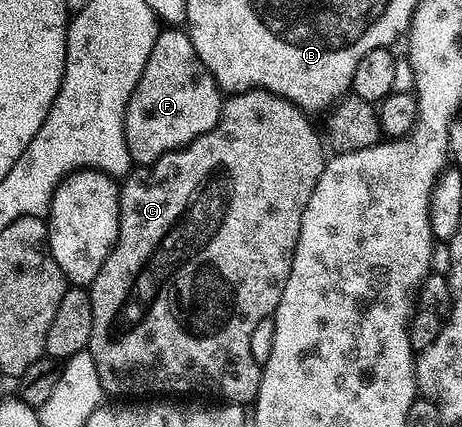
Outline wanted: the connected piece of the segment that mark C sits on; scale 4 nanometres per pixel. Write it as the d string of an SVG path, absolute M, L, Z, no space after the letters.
M251 88L251 90L249 90L249 92L238 92L238 93L235 93L235 94L232 94L232 95L229 95L229 96L228 96L228 97L227 97L227 99L225 99L225 100L224 100L224 101L223 101L223 103L221 103L221 105L220 105L220 117L219 117L219 118L218 118L218 122L217 122L217 123L216 123L216 125L214 125L214 127L213 127L213 128L211 128L211 129L210 129L210 131L209 131L209 132L207 132L207 133L206 133L206 134L202 134L202 135L201 135L201 136L199 136L199 137L198 137L198 138L194 138L194 139L193 139L193 140L191 140L191 141L190 141L190 143L188 143L188 145L187 145L187 146L185 146L185 147L184 147L184 148L179 148L179 149L178 149L178 150L174 150L174 151L173 151L173 152L167 152L167 153L166 153L166 155L164 155L164 156L163 156L163 157L162 157L162 158L158 158L158 159L157 159L157 160L155 160L155 161L154 161L154 162L153 162L153 163L152 163L152 164L149 164L149 165L147 165L147 166L140 166L140 167L137 167L137 168L136 168L136 169L135 169L135 170L132 170L132 171L129 171L129 173L128 173L128 175L127 175L127 176L125 176L125 177L123 177L123 180L122 180L122 183L121 183L121 184L120 184L120 229L119 229L119 230L118 230L118 238L117 238L117 239L116 239L116 245L114 245L114 247L113 247L113 248L112 248L112 249L111 249L111 250L110 250L110 254L109 254L109 255L108 255L108 257L107 257L107 258L106 258L106 262L102 262L102 270L98 270L98 278L94 278L94 282L93 282L93 283L92 283L92 284L91 284L91 285L90 285L90 295L91 295L91 298L92 298L92 309L93 309L93 310L94 310L94 326L90 326L90 342L89 342L89 343L88 343L88 346L87 346L87 349L86 349L86 350L87 350L87 351L88 351L88 352L89 352L89 353L90 353L90 355L92 355L92 357L93 357L93 358L94 358L94 366L95 366L95 368L97 368L97 369L98 369L98 382L102 382L102 386L103 386L103 387L104 387L104 390L105 390L105 393L107 393L107 395L108 395L108 396L109 396L109 397L112 397L112 398L148 398L148 397L151 397L151 396L148 396L148 395L150 395L150 394L151 394L151 392L201 392L201 394L202 394L202 395L204 395L204 396L217 396L217 397L216 397L216 398L215 398L215 399L216 399L216 400L217 400L217 401L220 401L220 402L227 402L227 403L229 403L229 404L239 404L239 405L241 405L241 406L248 406L248 405L251 405L251 404L252 404L252 403L253 403L253 401L255 401L255 398L256 398L256 395L257 395L257 394L258 394L258 386L259 386L259 385L260 385L260 369L261 369L261 367L262 367L262 366L261 366L261 364L259 364L259 362L257 362L257 361L256 361L256 359L255 359L255 358L254 358L254 354L250 354L250 334L254 334L254 330L255 330L255 329L256 329L256 327L258 327L258 322L262 322L262 321L263 321L263 320L266 320L266 319L269 319L269 317L271 317L271 316L272 316L272 315L273 315L273 313L275 313L275 310L276 310L276 307L277 307L277 306L278 306L278 302L279 302L279 301L280 301L280 299L281 299L281 298L282 298L282 290L286 290L286 278L290 278L290 270L291 270L291 269L292 269L292 263L293 263L293 262L294 262L294 250L295 250L295 249L296 249L296 247L297 247L297 246L298 246L298 234L299 234L299 233L300 233L300 227L301 227L301 226L302 226L302 214L303 214L303 213L304 213L304 211L305 211L305 210L306 210L306 202L310 202L310 194L314 194L314 186L318 186L318 178L322 178L322 170L323 170L323 169L324 169L324 165L325 165L325 163L326 163L326 155L325 155L325 156L324 156L324 148L325 148L325 152L326 152L326 144L325 144L325 141L324 141L324 140L323 140L323 139L322 139L322 136L321 136L321 133L320 133L320 136L319 136L319 134L318 134L318 133L316 133L316 130L315 130L315 128L314 128L314 127L313 127L313 126L312 126L312 125L311 125L311 124L310 124L310 123L309 123L309 122L308 122L308 120L309 120L309 117L308 117L308 116L307 116L307 115L306 115L306 114L305 114L305 113L304 113L304 112L303 112L303 111L301 111L301 109L300 109L300 108L299 108L299 107L297 107L297 105L296 105L296 104L292 104L292 103L291 103L291 102L290 102L290 101L288 101L288 100L286 100L286 99L284 99L284 98L282 98L282 97L281 97L281 96L276 96L276 95L274 95L274 94L273 94L273 92L266 92L266 91L264 91L264 90L262 90L262 89L261 89L261 88Z

